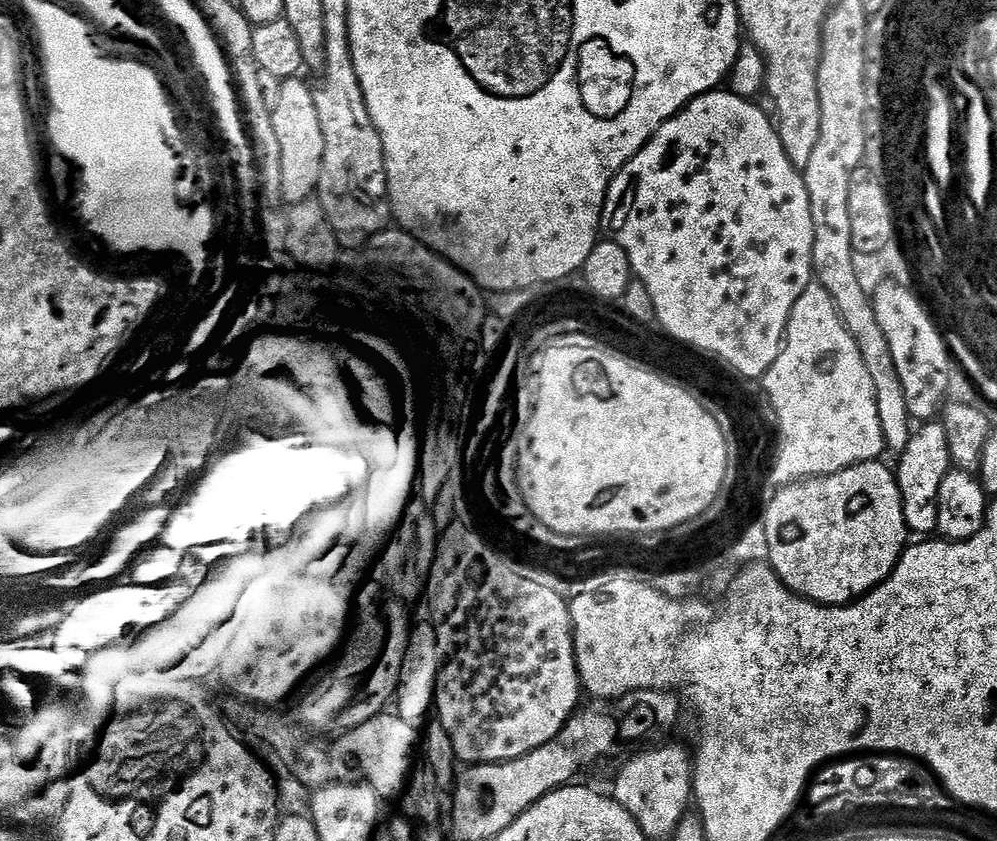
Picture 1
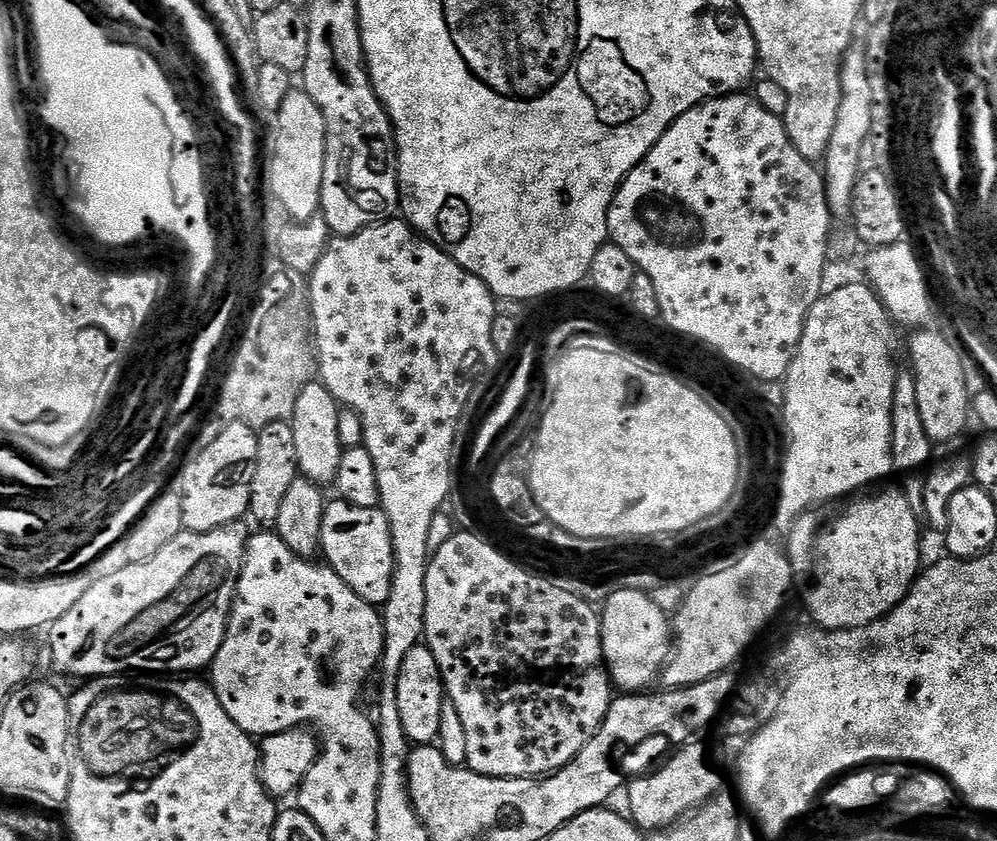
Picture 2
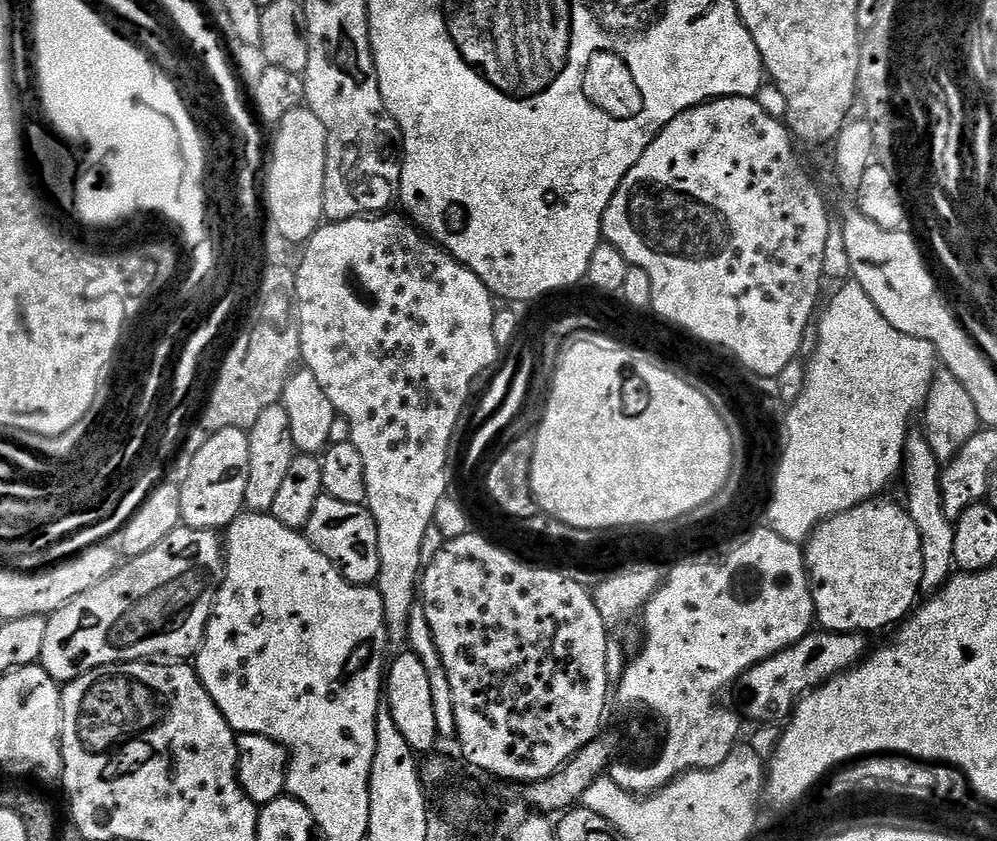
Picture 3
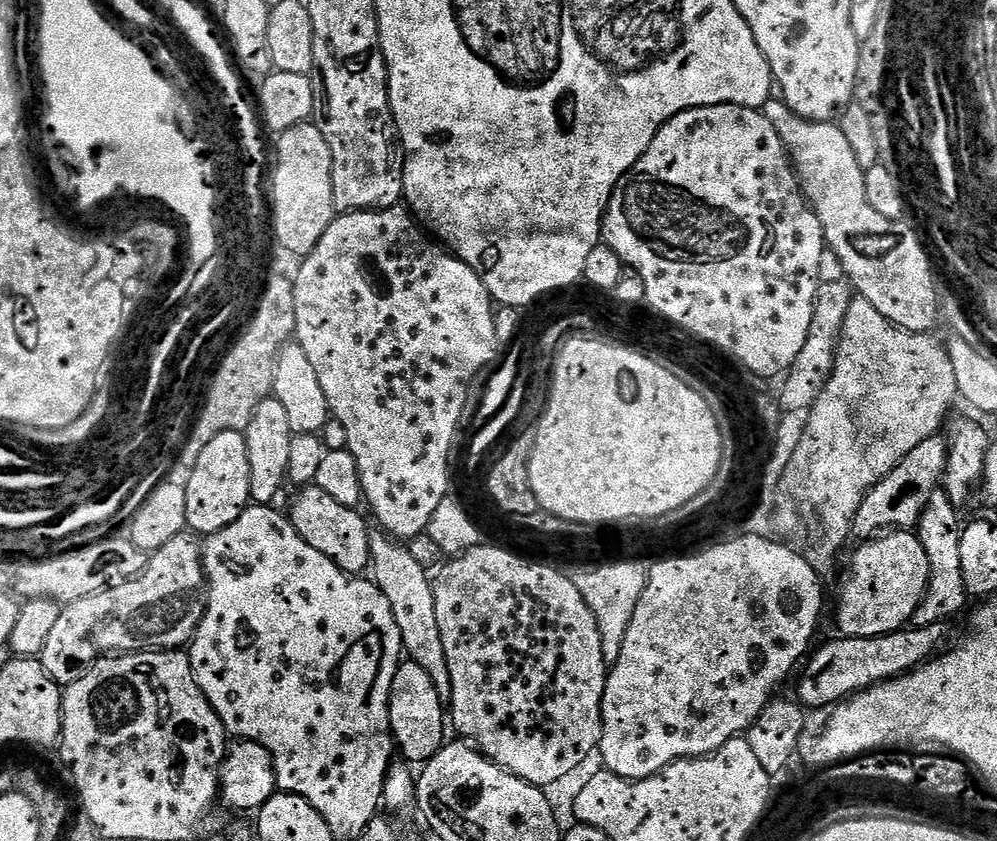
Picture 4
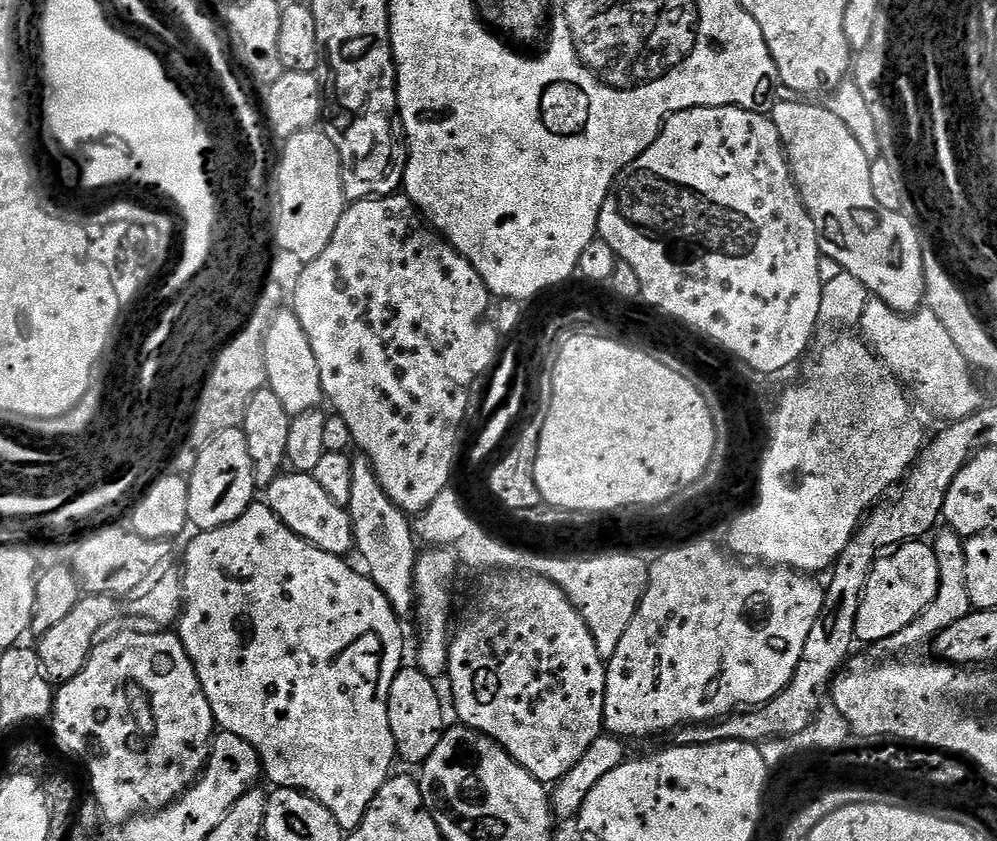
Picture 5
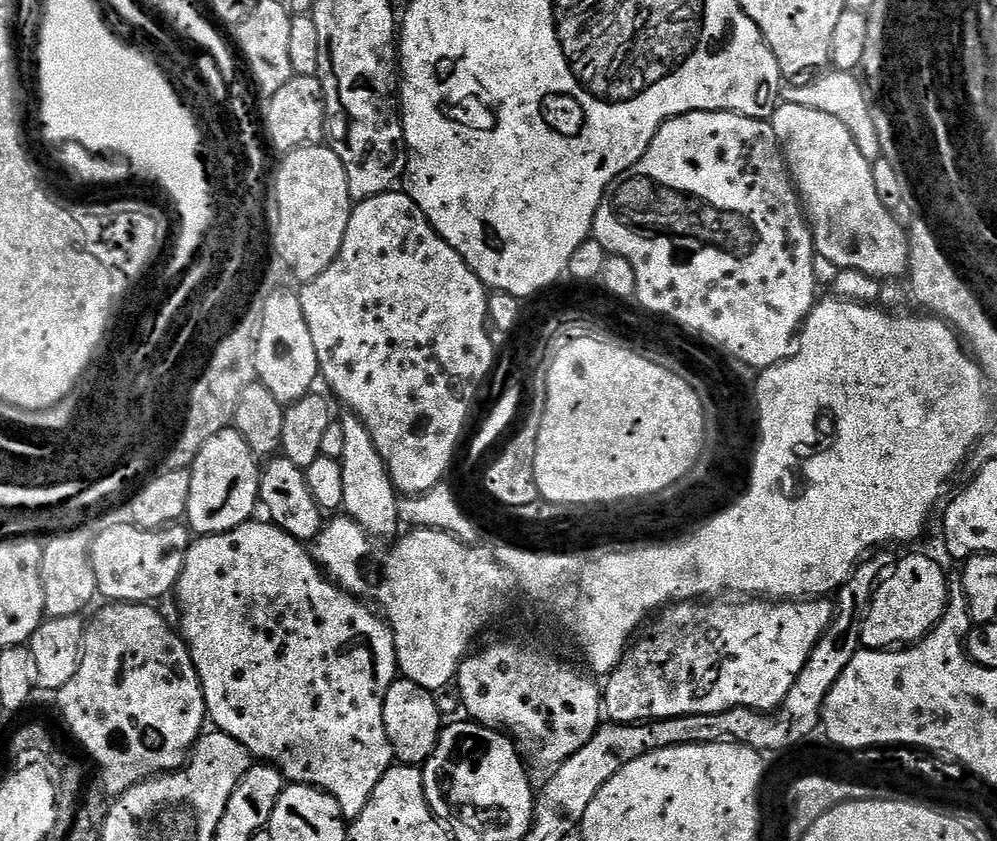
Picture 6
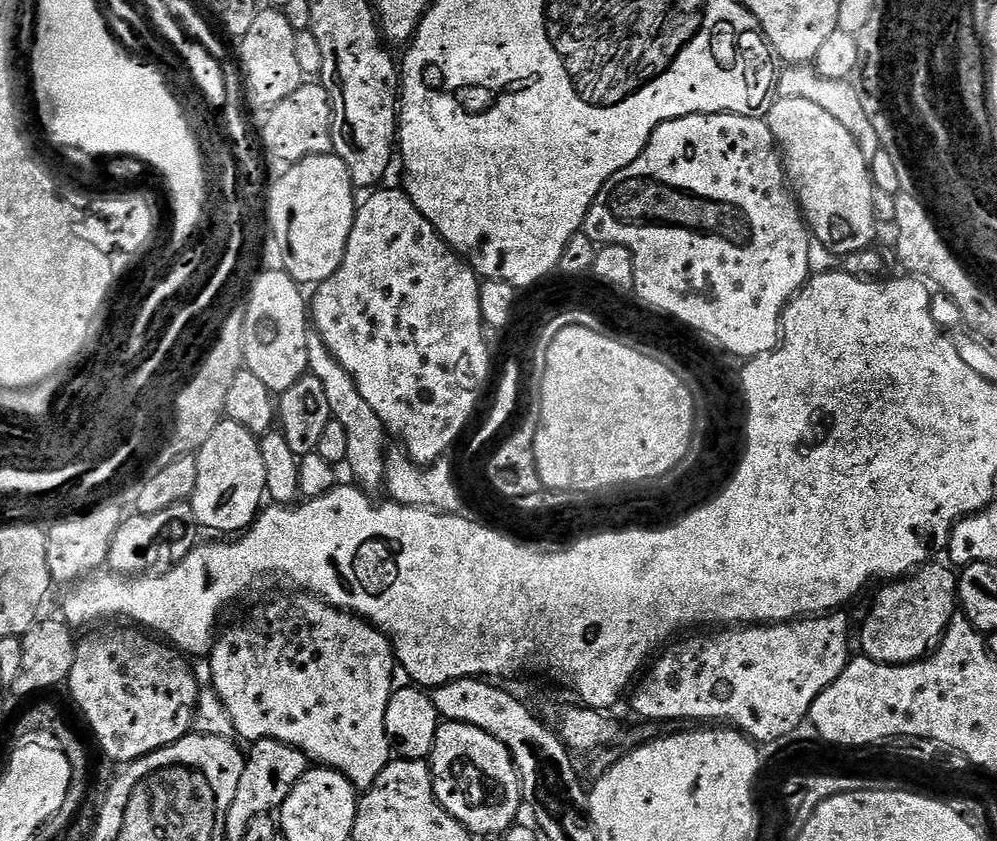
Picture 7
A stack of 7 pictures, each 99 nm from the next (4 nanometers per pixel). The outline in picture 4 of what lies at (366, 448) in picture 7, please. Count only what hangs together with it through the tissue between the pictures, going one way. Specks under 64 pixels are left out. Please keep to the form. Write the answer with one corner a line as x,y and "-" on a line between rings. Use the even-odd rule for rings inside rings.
383,530
373,531
370,535
371,579
386,594
390,610
394,610
394,622
402,630
402,642
407,659
413,660
434,682
438,698
445,702
452,699
450,686
450,666
446,666
446,649
442,646
442,633
438,631
438,614
434,614
434,590
430,572
418,564
411,554
407,543
388,535

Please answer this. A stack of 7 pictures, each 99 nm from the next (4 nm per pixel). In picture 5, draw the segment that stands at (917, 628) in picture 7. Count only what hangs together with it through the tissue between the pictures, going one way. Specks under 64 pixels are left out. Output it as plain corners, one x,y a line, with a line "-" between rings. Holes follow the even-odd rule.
910,540
876,561
862,594
856,619
856,639
862,645
887,642
898,630
906,630
934,602
938,594
936,549
924,540

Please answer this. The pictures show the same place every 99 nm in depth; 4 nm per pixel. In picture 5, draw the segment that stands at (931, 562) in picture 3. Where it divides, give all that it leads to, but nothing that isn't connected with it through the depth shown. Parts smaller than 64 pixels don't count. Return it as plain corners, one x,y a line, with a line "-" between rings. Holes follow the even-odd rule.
944,530
937,540
934,540
936,557
938,558
938,594
926,610
906,630
898,630
886,642
886,648
892,652
904,652
907,648
916,648
919,644
935,641
937,634
946,630
948,626
954,626
958,618
966,618
974,609
970,602
970,590
966,590
966,554
964,553
964,540
958,533

